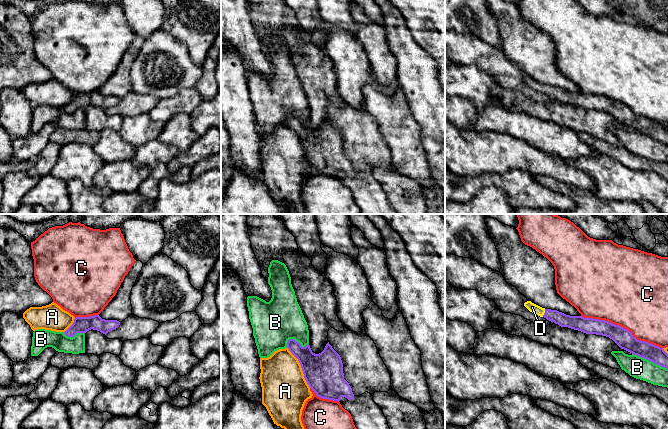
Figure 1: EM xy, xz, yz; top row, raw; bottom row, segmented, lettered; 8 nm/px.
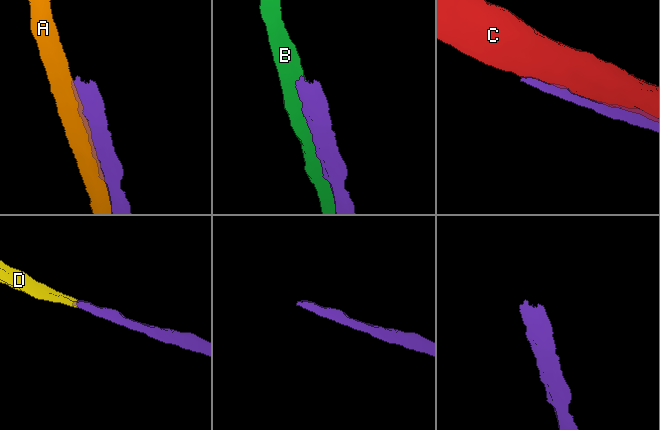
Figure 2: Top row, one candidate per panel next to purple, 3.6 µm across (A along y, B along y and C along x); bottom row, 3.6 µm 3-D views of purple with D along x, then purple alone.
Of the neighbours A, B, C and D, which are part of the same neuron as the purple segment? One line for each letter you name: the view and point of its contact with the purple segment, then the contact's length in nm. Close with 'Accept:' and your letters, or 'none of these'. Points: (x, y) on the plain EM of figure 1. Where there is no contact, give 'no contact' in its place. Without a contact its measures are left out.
D: meets purple in yz at (544, 89); contact 70 nm long
Accept: D

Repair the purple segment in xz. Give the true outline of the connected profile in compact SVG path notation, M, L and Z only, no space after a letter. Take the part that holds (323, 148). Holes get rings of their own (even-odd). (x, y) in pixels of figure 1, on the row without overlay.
M294 115L288 116L287 124L298 135L307 160L318 173L338 178L342 173L354 174L344 155L341 133L329 118L319 130L313 129L309 120L302 123Z

